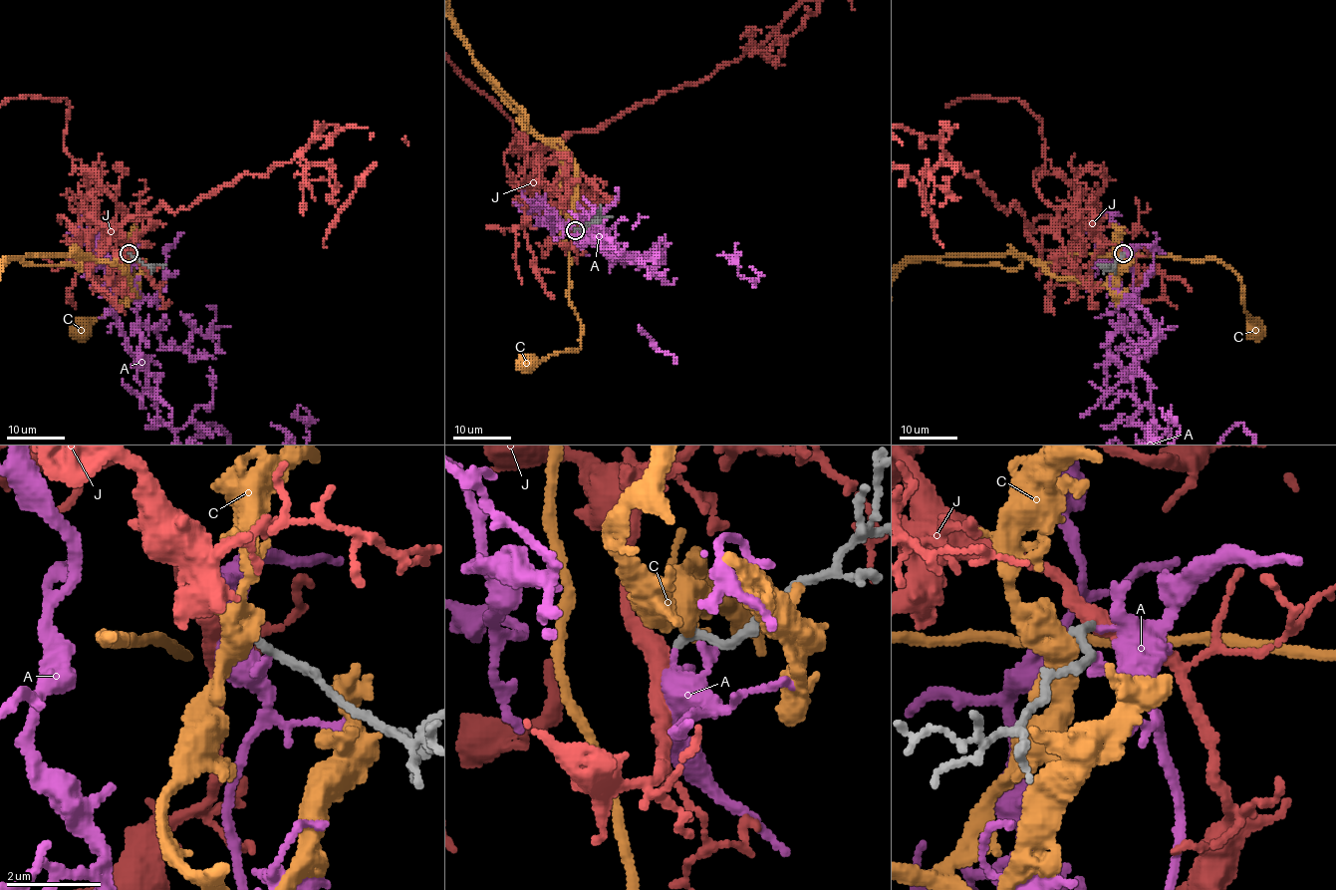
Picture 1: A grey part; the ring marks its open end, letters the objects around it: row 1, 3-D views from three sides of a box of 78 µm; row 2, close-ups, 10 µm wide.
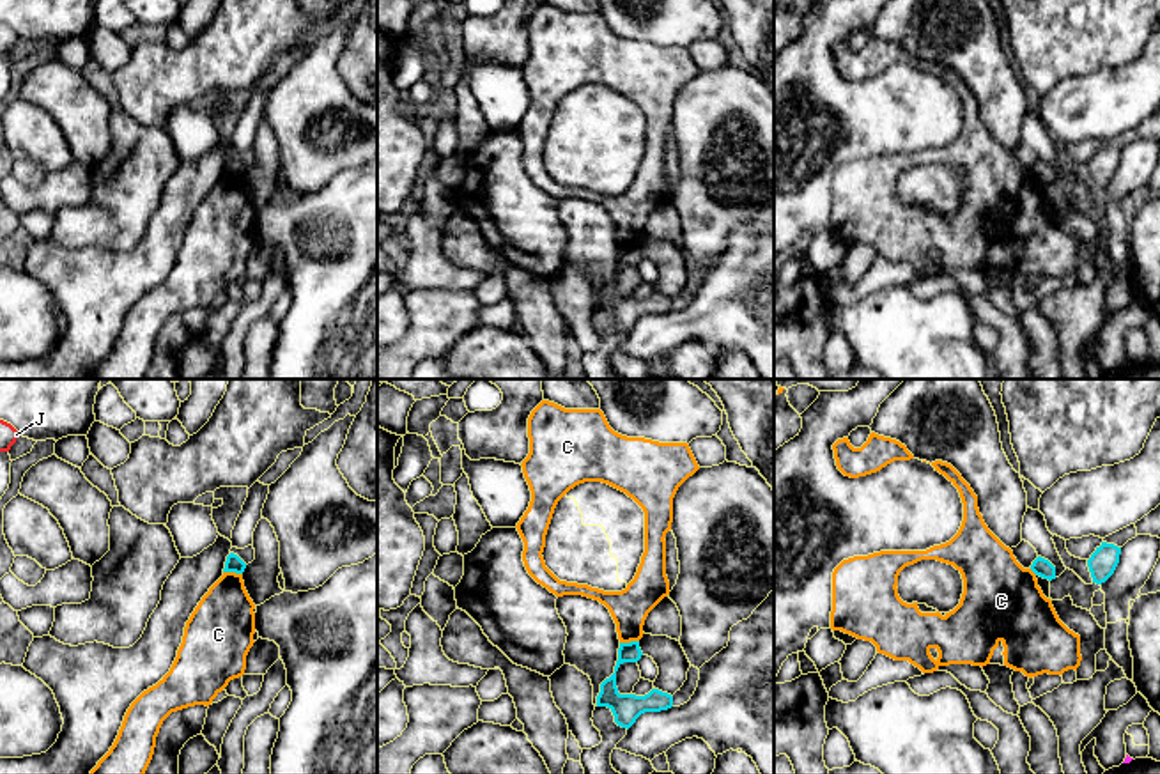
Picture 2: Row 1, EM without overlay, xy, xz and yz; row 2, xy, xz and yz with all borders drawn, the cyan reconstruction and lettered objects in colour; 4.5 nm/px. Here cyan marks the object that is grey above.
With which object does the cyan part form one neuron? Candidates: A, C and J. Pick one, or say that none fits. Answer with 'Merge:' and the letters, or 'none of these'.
Merge: J

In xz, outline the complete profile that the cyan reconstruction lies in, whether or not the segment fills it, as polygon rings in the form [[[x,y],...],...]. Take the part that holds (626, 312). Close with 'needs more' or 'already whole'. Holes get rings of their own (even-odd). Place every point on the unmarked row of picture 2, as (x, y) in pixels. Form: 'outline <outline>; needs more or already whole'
outline [[[639,244],[620,246],[615,276],[600,287],[600,296],[597,299],[597,310],[607,310],[615,319],[615,326],[622,331],[627,331],[627,333],[636,326],[636,322],[641,317],[645,317],[645,315],[661,315],[661,313],[668,313],[668,312],[673,310],[673,299],[668,298],[668,296],[659,294],[659,292],[652,292],[645,299],[620,298],[618,296],[618,290],[616,290],[616,275],[618,275],[618,271],[623,266],[638,266],[641,262],[641,259],[643,259],[643,255],[639,252]]]; already whole

